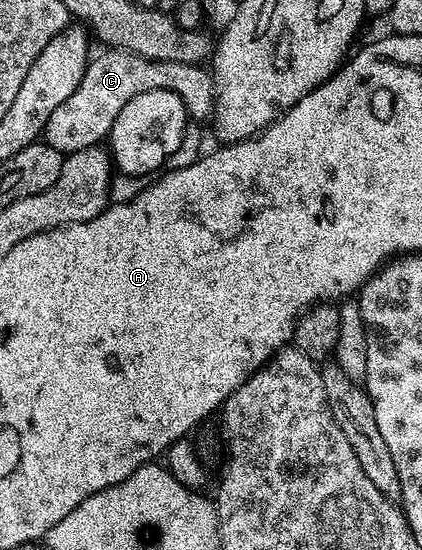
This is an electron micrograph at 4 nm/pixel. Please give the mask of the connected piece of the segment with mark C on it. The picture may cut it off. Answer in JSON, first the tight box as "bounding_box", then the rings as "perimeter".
{"bounding_box":[43,48,213,155],"perimeter":[[[106,48],[92,58],[85,68],[83,79],[75,92],[65,102],[59,103],[55,111],[51,111],[51,119],[47,119],[43,134],[44,144],[55,147],[62,155],[75,151],[83,151],[92,145],[101,145],[108,138],[115,119],[119,119],[119,111],[135,95],[143,95],[147,91],[166,89],[175,91],[183,99],[186,114],[190,118],[213,116],[213,74],[201,65],[187,63],[171,63],[170,61],[152,61],[129,53],[126,49]]]}

